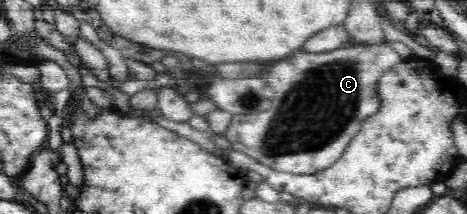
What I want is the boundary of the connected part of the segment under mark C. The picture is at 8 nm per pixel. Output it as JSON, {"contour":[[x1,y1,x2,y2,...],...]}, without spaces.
{"contour":[[385,36,381,43,353,43,329,52,297,52,289,60,277,62,269,74,268,85,274,90,272,108,247,117,233,115,231,126,223,136,231,143,230,151,241,152,272,170,292,174,316,174,335,164,359,132,363,122,381,108,378,82,402,56,393,47,393,40]]}

